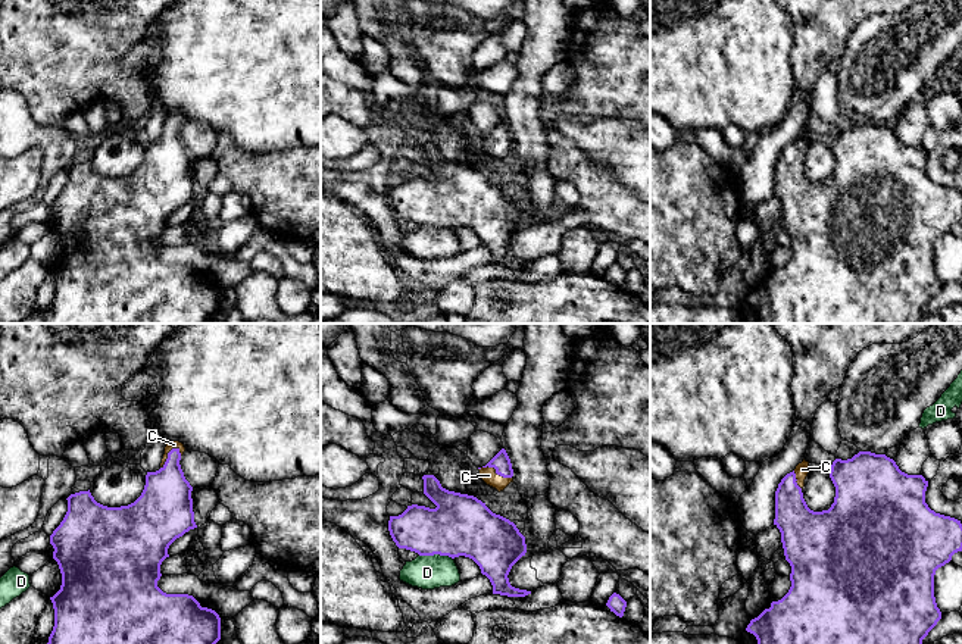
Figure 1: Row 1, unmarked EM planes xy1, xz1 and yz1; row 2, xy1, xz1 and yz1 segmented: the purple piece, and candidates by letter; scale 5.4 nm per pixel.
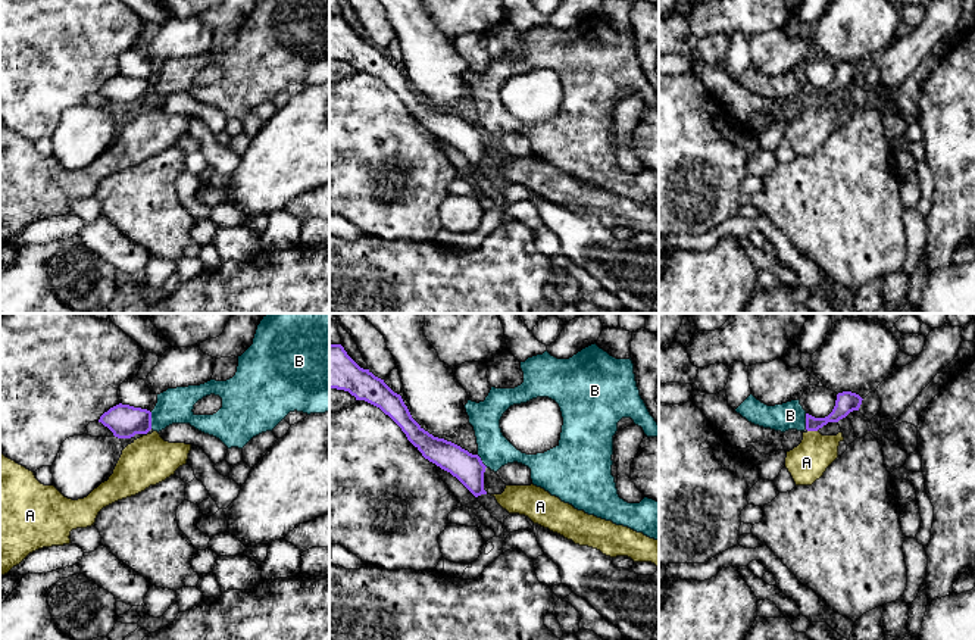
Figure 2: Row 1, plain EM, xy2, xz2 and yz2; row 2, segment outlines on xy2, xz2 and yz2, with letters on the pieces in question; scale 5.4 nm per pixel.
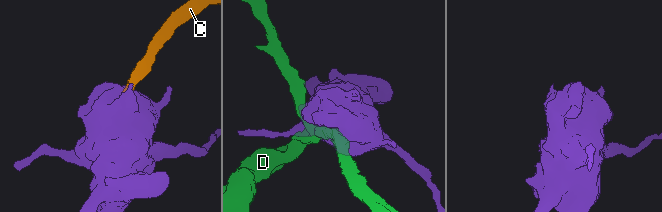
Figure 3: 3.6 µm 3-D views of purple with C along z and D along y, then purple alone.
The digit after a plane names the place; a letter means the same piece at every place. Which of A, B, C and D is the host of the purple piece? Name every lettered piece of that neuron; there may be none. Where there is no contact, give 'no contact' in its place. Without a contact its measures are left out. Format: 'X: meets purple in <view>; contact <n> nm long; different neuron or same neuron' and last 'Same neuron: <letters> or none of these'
A: meets purple in yz2; contact 60 nm long; different neuron
B: meets purple in xy2; contact 100 nm long; different neuron
C: meets purple in xz1; contact 190 nm long; same neuron
D: meets purple in xz1; contact 190 nm long; different neuron
Same neuron: C

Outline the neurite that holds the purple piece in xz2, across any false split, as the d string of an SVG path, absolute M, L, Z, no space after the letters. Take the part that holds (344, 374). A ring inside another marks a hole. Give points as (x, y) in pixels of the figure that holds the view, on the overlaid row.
M329 343L329 388L349 391L356 400L379 408L406 434L425 459L456 477L475 497L484 490L485 465L478 455L425 431L410 415L400 394L369 369L360 368L341 344Z

